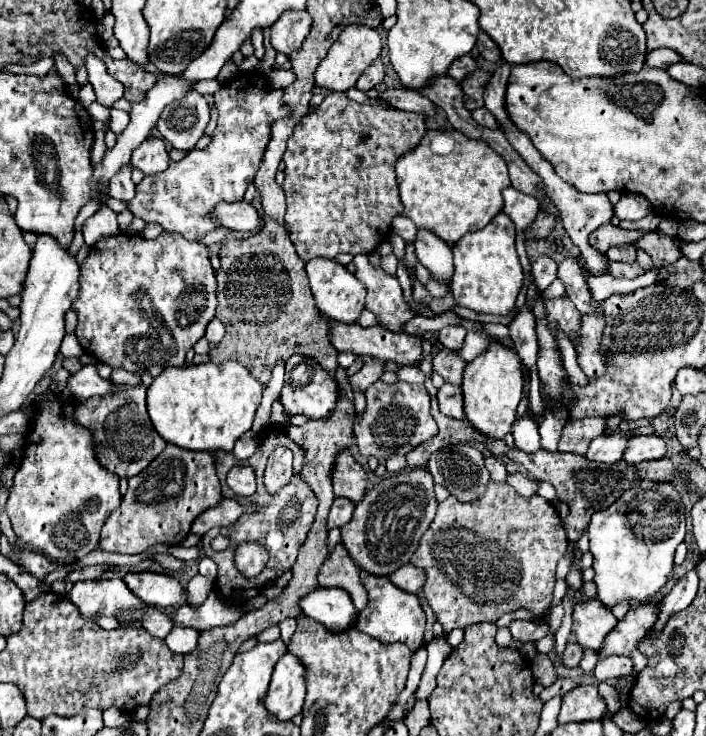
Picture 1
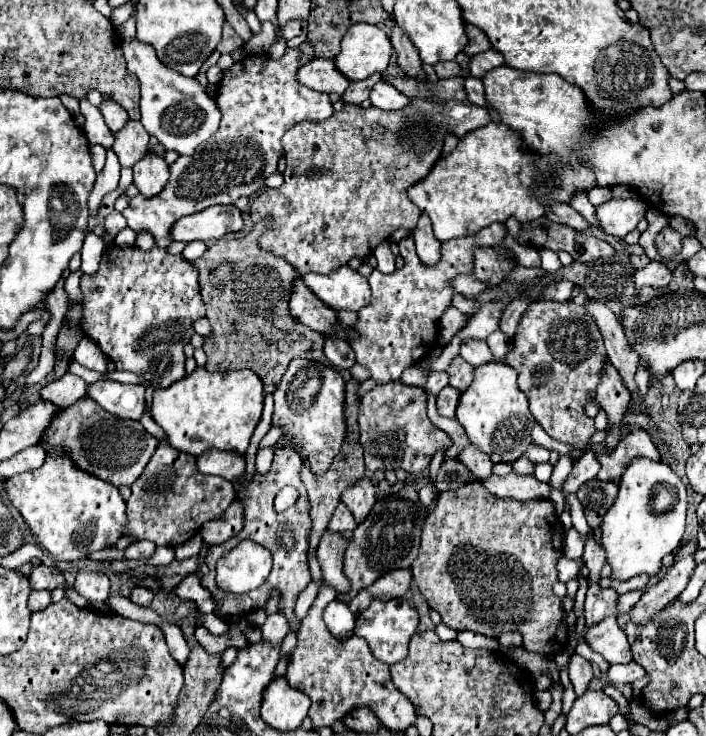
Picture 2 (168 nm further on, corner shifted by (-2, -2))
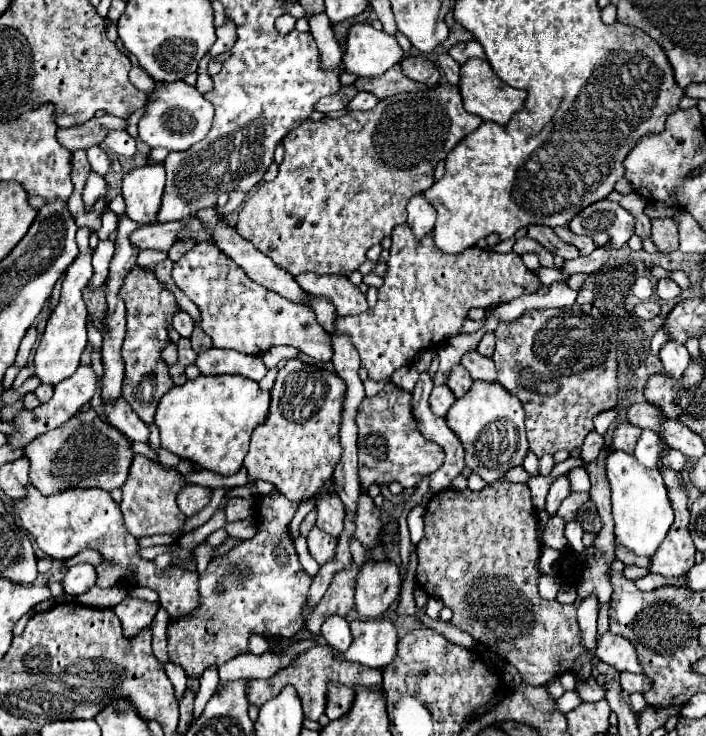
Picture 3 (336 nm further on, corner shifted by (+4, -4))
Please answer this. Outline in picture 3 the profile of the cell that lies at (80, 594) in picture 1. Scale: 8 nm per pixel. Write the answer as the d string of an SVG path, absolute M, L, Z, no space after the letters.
M77 564L71 566L63 578L63 590L71 596L79 596L87 592L91 586L95 586L97 574L91 564Z

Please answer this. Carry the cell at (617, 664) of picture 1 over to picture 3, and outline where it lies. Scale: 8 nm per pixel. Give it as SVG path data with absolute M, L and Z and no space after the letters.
M621 672L621 688L627 694L645 694L647 690L651 690L651 680L645 674L631 674L631 672Z

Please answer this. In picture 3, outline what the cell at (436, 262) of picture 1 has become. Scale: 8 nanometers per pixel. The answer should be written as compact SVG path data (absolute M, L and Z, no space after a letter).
M417 194L415 198L409 200L407 214L409 214L407 224L411 224L411 230L417 238L423 238L427 232L431 232L435 218L437 218L435 208L431 206L431 202L425 200L423 194Z

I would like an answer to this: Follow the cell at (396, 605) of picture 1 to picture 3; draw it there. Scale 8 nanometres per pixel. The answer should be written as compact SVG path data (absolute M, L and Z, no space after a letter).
M389 620L351 622L353 644L347 652L339 652L335 660L359 662L369 668L383 668L393 662L397 654L397 632Z

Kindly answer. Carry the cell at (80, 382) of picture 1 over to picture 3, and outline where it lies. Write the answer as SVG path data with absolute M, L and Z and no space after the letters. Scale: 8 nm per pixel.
M119 398L115 404L105 404L105 414L109 422L123 432L131 442L147 442L149 440L149 428L141 418L131 410L131 406Z

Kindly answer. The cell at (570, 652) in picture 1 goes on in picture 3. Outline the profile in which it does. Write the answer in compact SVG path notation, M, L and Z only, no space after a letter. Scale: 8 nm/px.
M591 678L589 682L577 682L577 692L585 702L599 702L605 698L605 688Z

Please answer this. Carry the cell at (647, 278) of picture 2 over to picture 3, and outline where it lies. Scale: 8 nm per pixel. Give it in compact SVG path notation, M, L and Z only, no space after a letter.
M671 278L659 280L659 284L657 284L655 290L657 290L657 296L663 298L663 300L673 300L673 298L677 298L681 294L681 288Z

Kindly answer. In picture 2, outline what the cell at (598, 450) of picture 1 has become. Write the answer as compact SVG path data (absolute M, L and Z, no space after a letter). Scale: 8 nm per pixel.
M589 448L589 450L585 450L585 454L575 462L575 466L573 466L567 482L563 484L563 488L565 488L567 492L573 492L573 494L575 494L577 488L579 488L581 484L585 484L587 480L595 478L599 470L601 470L601 464L599 464L595 452Z

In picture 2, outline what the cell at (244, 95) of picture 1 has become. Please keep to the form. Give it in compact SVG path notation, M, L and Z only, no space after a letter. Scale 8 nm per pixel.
M303 44L299 48L287 48L285 56L275 62L267 54L247 56L223 72L223 80L217 86L217 106L223 114L217 134L193 156L179 156L171 164L171 178L161 194L145 198L137 194L123 210L127 226L135 232L149 230L155 236L157 246L169 246L169 230L177 218L201 212L215 204L233 204L241 196L253 196L265 186L265 178L277 170L277 162L283 156L281 136L303 120L325 120L333 114L333 106L327 94L301 86L295 80L297 68L313 58L313 48Z

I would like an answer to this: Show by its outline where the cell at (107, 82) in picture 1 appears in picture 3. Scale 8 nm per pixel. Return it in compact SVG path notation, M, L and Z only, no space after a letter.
M109 132L105 138L105 144L119 156L131 158L135 156L137 148L135 148L135 138L131 138L127 132Z

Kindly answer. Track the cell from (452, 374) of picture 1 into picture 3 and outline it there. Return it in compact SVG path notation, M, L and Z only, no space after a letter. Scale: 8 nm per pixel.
M455 366L453 372L451 372L451 376L449 376L449 380L447 380L447 386L455 394L455 398L465 396L469 392L471 384L473 384L473 378L469 376L469 372L463 366Z

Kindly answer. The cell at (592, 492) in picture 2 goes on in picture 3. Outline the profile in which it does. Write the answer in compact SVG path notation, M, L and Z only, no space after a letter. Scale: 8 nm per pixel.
M591 500L579 510L577 520L581 522L583 530L585 530L585 532L591 532L591 534L597 534L599 528L603 526L603 524L601 524L601 518L599 518L599 514L597 514L597 508L595 508L595 504L593 504Z

